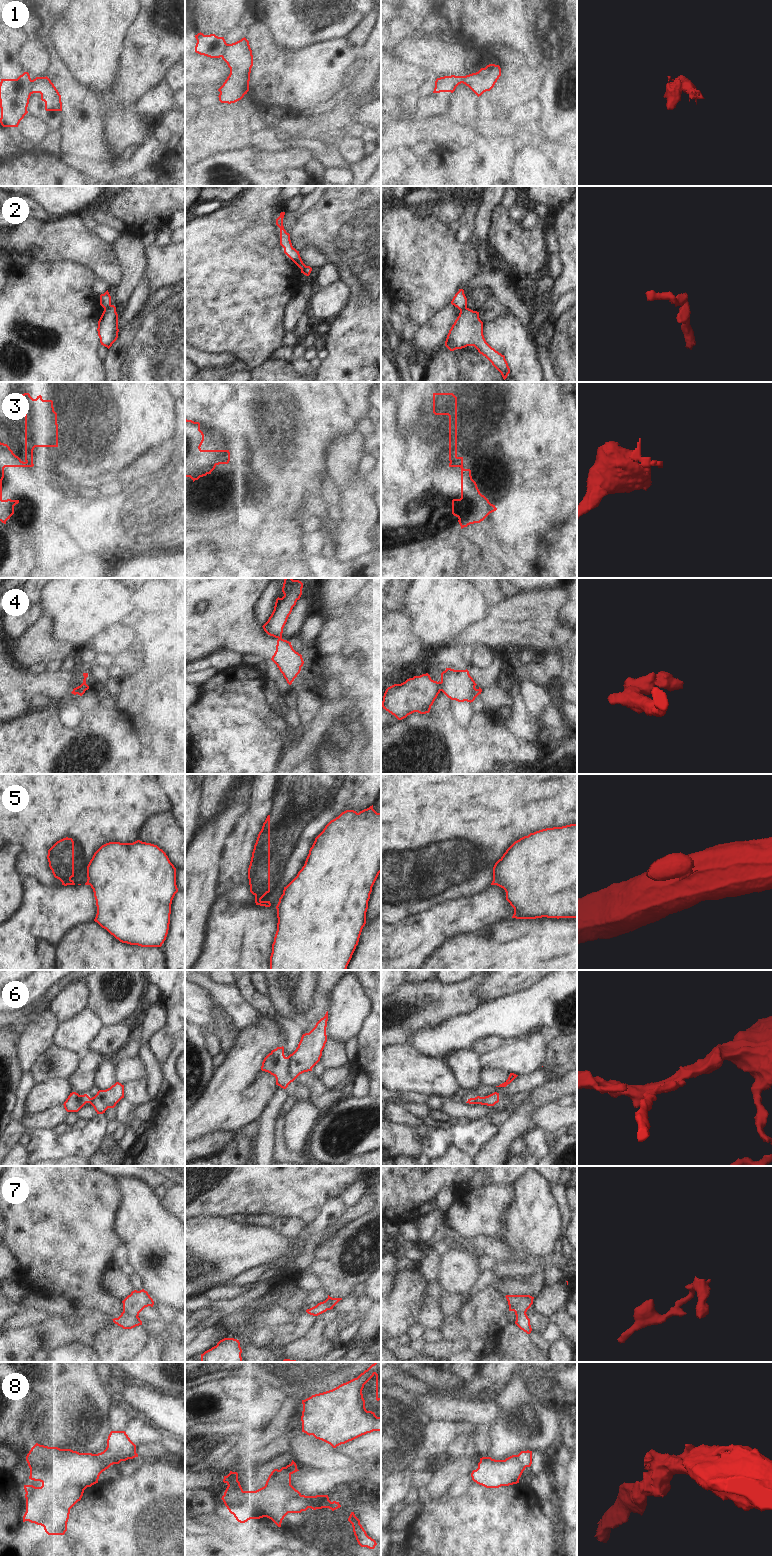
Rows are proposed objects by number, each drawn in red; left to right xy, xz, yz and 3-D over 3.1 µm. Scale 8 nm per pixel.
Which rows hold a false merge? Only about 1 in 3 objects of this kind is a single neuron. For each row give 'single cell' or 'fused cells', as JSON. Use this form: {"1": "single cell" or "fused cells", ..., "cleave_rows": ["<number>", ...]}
{"1": "fused cells", "2": "fused cells", "3": "fused cells", "4": "fused cells", "5": "fused cells", "6": "fused cells", "7": "fused cells", "8": "fused cells", "cleave_rows": ["1", "2", "3", "4", "5", "6", "7", "8"]}

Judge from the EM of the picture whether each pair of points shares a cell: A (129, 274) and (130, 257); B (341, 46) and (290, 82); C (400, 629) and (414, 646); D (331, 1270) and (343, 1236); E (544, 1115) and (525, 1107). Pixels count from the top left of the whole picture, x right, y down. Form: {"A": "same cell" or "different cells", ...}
{"A": "same cell", "B": "same cell", "C": "same cell", "D": "same cell", "E": "different cells"}

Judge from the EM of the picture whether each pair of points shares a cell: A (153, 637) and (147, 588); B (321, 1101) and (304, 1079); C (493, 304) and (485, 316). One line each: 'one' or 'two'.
A: one
B: one
C: one

